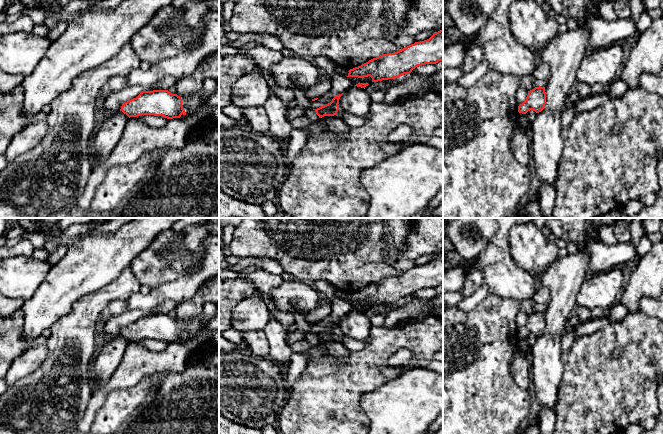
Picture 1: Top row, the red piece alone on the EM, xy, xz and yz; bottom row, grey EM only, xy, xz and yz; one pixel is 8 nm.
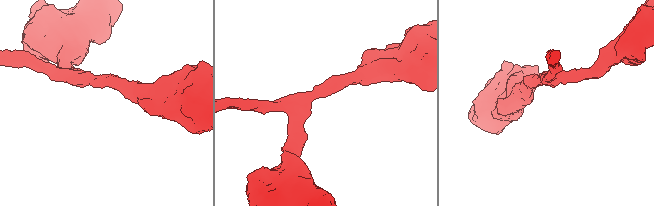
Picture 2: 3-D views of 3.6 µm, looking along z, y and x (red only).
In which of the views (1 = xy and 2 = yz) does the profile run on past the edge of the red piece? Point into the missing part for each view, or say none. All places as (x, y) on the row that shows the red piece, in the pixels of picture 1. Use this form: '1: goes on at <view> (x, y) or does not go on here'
1: does not go on here
2: does not go on here

